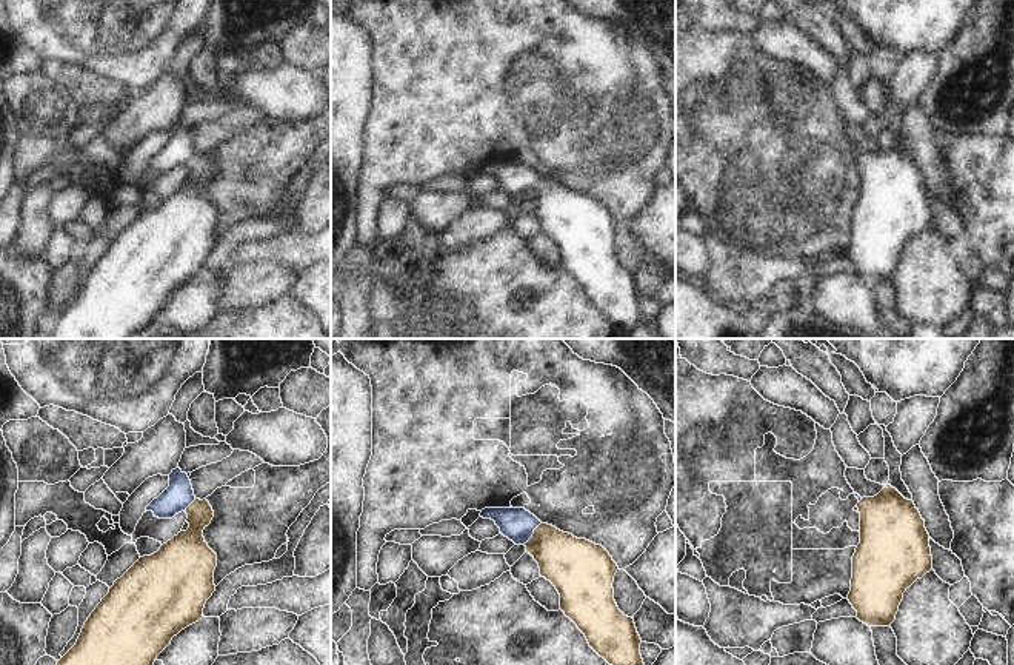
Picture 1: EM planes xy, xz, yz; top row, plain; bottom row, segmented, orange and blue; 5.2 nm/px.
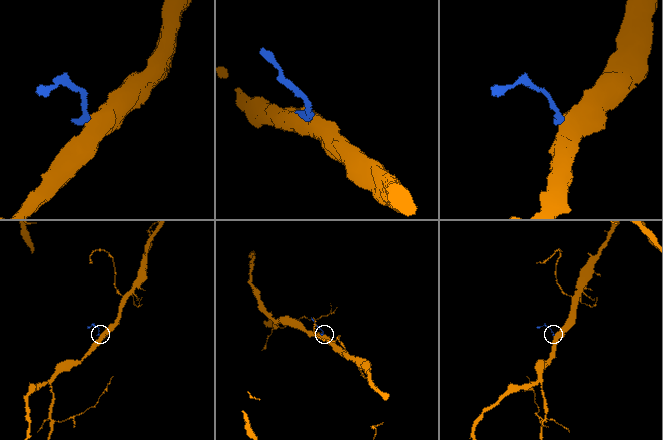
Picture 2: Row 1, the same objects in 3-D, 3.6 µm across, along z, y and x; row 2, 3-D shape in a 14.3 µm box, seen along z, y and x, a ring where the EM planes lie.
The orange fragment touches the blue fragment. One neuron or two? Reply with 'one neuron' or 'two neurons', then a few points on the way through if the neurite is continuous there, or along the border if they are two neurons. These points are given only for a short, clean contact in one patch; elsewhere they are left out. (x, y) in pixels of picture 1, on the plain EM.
one neuron | across xz (570, 219), (534, 188), (516, 179)

